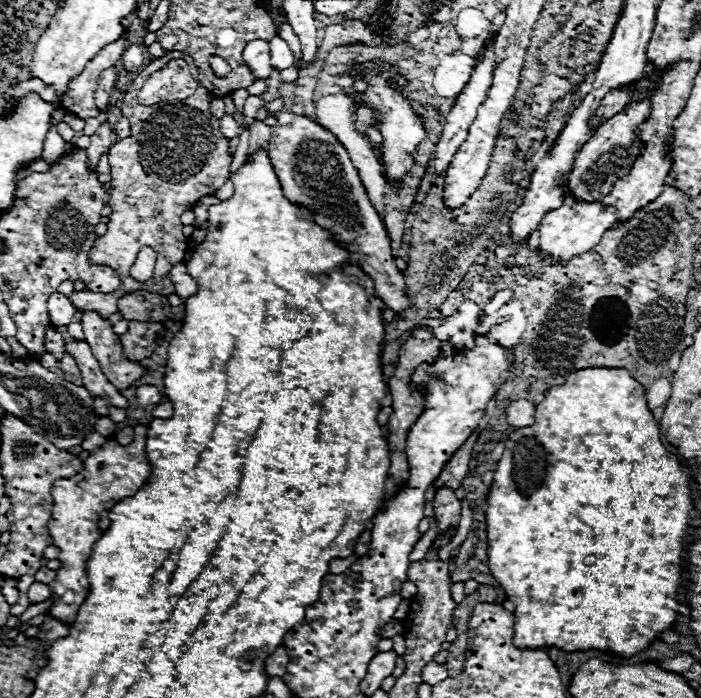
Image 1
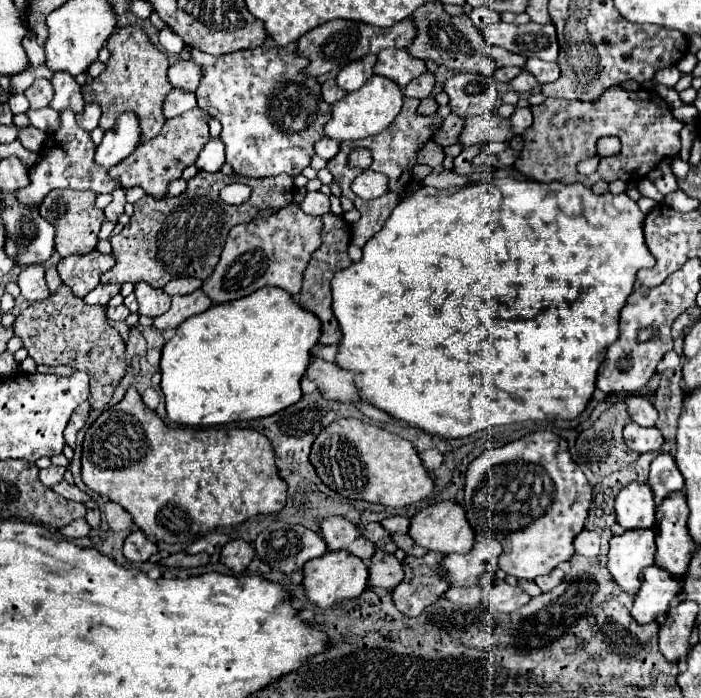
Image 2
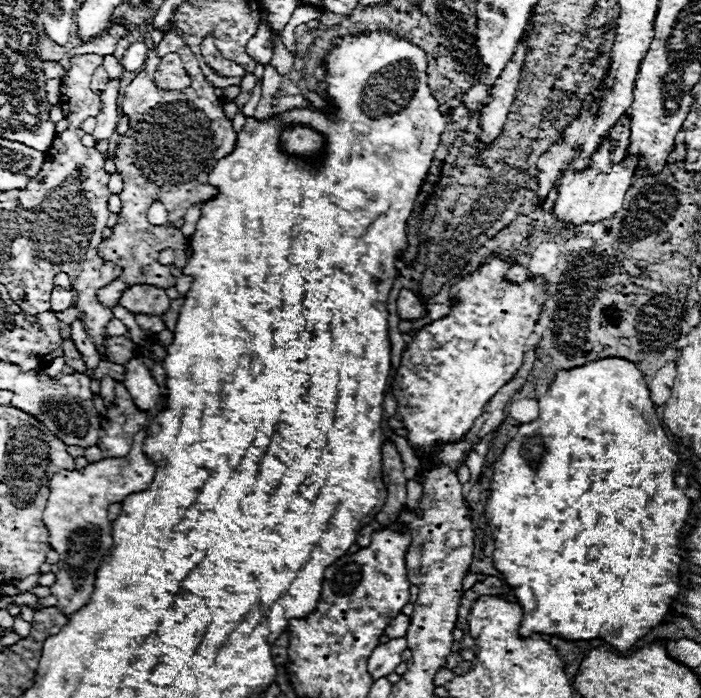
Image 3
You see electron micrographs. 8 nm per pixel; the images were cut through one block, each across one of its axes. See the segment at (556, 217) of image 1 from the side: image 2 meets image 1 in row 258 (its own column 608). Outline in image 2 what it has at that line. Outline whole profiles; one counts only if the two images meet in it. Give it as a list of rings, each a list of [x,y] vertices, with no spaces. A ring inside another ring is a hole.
[[[646,528],[646,530],[628,530],[622,536],[612,536],[610,540],[610,552],[608,552],[608,570],[616,584],[626,590],[626,592],[638,592],[640,586],[640,574],[646,566],[654,564],[654,554],[656,554],[656,544],[654,544],[656,530]]]

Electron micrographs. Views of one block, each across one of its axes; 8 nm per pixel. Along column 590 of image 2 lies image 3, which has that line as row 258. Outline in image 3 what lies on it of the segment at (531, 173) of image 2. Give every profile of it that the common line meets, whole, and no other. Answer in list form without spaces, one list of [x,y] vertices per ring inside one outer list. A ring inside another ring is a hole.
[[[166,32],[162,42],[150,50],[148,54],[148,62],[146,62],[146,68],[130,82],[130,86],[126,88],[124,92],[124,100],[120,104],[122,112],[130,118],[130,130],[120,136],[116,148],[114,148],[114,164],[116,164],[116,170],[118,174],[122,176],[122,182],[124,188],[120,192],[120,200],[122,200],[122,210],[118,212],[118,224],[112,228],[112,236],[102,240],[100,246],[98,246],[98,256],[104,258],[104,260],[110,260],[118,266],[124,268],[122,272],[122,282],[126,284],[120,284],[120,278],[112,284],[112,286],[104,286],[102,290],[98,290],[98,300],[102,302],[102,306],[106,308],[114,308],[122,296],[122,292],[128,288],[128,286],[134,286],[134,284],[152,284],[156,288],[172,288],[174,286],[174,276],[170,274],[170,266],[162,266],[156,258],[158,258],[158,252],[166,250],[166,248],[172,248],[174,254],[176,254],[176,260],[174,260],[174,266],[176,268],[184,268],[186,266],[186,246],[188,246],[188,238],[176,228],[172,226],[178,218],[182,218],[186,214],[186,210],[200,202],[200,200],[206,200],[206,198],[212,198],[218,194],[218,188],[208,184],[208,174],[214,170],[216,162],[226,158],[228,154],[232,154],[234,146],[236,146],[236,132],[232,130],[232,124],[226,120],[224,116],[224,110],[222,110],[222,102],[216,98],[214,94],[214,88],[206,84],[202,72],[198,70],[196,66],[196,60],[194,60],[194,54],[192,50],[182,42],[182,38],[178,38],[178,34],[174,32]],[[166,52],[178,52],[180,56],[184,56],[184,62],[186,64],[192,64],[188,72],[196,72],[192,74],[192,86],[182,90],[182,92],[162,92],[154,86],[154,66],[160,62],[160,58],[166,54]],[[152,200],[162,200],[166,204],[166,210],[170,212],[170,226],[154,226],[146,220],[146,210],[148,206],[152,204]]]

